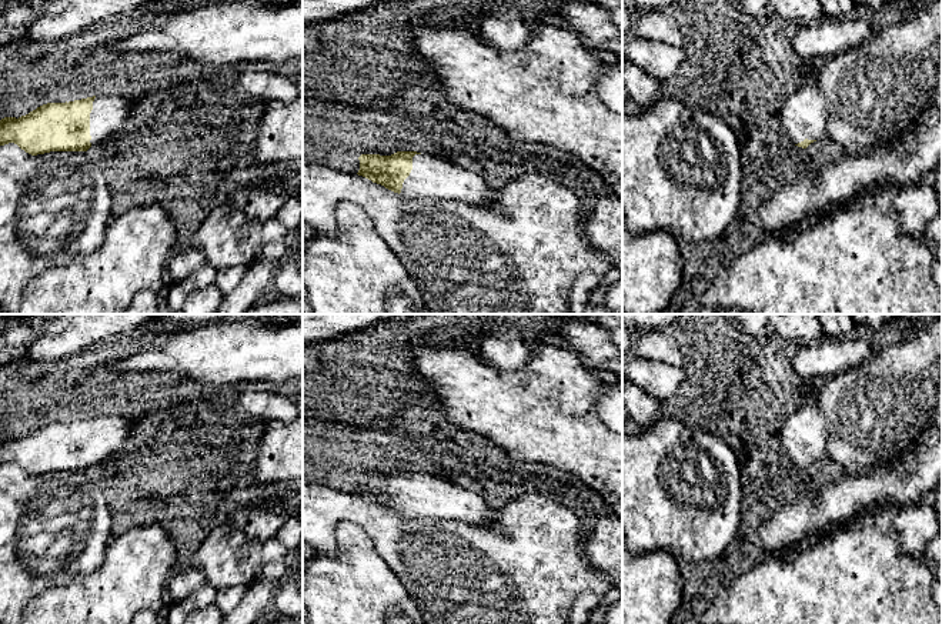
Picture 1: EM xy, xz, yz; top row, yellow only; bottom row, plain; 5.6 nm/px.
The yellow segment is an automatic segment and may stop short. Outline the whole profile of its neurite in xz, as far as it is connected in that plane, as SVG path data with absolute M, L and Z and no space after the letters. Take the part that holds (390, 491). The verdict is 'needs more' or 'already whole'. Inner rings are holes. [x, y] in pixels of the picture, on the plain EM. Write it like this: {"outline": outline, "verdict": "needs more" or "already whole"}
{"outline": "M397 471L391 475L361 474L358 495L373 503L412 520L451 520L464 521L477 525L494 525L495 510L472 490L467 490L455 483L444 481L435 475L427 475L417 471Z", "verdict": "needs more"}

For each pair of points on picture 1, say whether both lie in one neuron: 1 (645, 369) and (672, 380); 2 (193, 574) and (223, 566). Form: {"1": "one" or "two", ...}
{"1": "one", "2": "two"}

